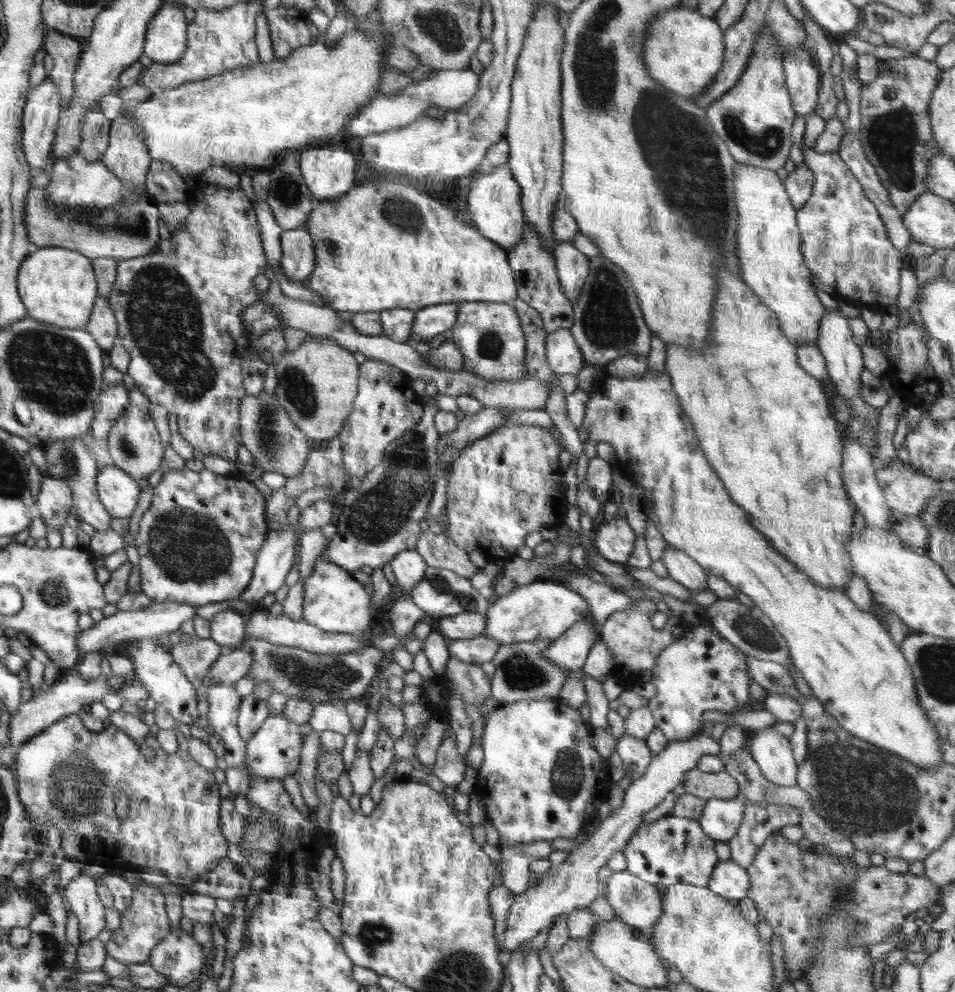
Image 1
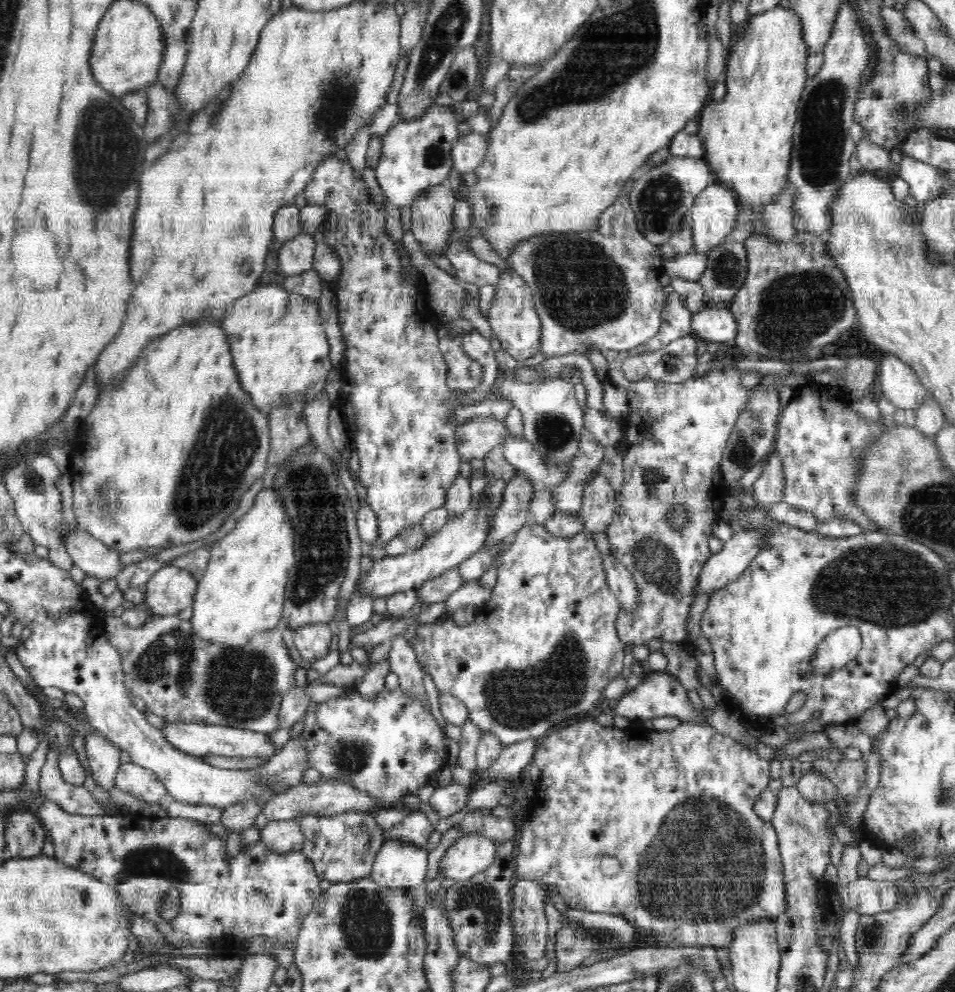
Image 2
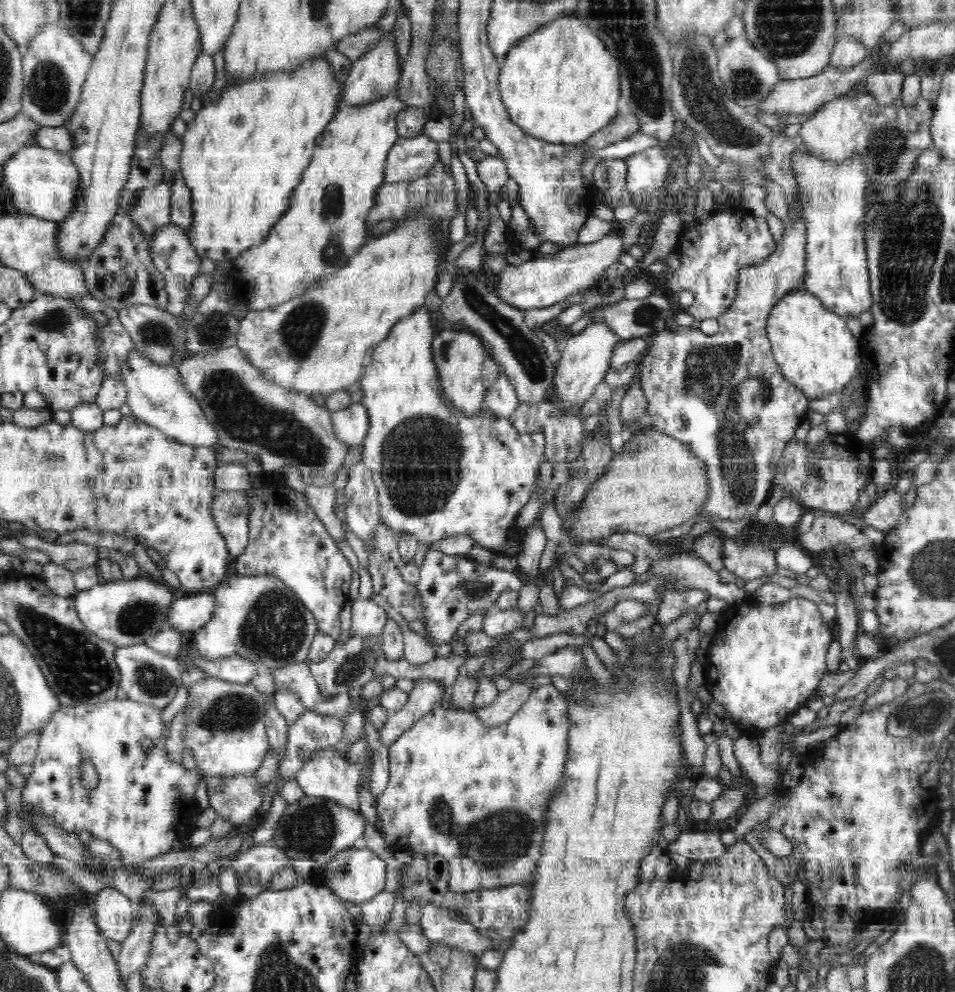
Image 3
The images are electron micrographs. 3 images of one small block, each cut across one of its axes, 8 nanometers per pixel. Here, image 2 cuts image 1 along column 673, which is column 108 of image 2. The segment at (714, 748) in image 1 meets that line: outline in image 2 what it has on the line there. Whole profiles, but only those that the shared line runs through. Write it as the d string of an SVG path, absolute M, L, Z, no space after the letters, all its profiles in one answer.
M89 727L84 737L85 751L95 783L102 788L114 788L121 765L121 749L96 729Z

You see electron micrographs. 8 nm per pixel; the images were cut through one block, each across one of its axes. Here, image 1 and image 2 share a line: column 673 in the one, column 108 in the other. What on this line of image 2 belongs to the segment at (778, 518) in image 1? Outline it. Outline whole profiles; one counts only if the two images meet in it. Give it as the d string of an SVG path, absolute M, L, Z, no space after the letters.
M354 2L350 4L346 4L339 8L326 11L326 12L307 12L306 10L301 10L297 8L296 5L292 5L290 10L281 10L277 14L274 14L270 18L270 21L266 24L266 27L259 36L258 44L252 53L250 62L246 65L245 71L242 72L239 80L236 80L231 85L230 90L230 98L225 100L221 104L221 108L214 112L214 117L211 119L210 124L207 126L207 129L201 133L193 136L189 131L187 133L180 133L175 136L164 156L160 155L160 160L158 162L153 162L144 167L142 171L142 180L140 180L140 192L138 196L138 210L134 212L134 225L133 225L133 236L130 242L130 277L134 281L134 290L130 295L128 301L128 308L126 311L126 316L124 317L122 326L116 335L116 338L110 343L106 345L106 350L99 354L97 358L96 364L94 364L94 371L96 378L96 383L99 388L99 392L109 391L111 386L114 383L117 383L117 380L121 377L121 374L128 370L136 360L138 360L138 356L140 356L140 352L142 352L142 348L152 340L152 338L156 338L156 336L160 336L160 334L168 334L172 328L176 328L176 326L180 326L180 324L192 323L192 320L198 320L199 323L202 319L214 319L214 321L222 322L226 309L237 299L249 292L252 292L254 288L260 284L260 276L262 276L262 272L264 272L264 260L266 260L266 256L268 256L268 250L270 250L270 244L272 244L272 240L274 240L273 235L273 222L274 216L277 210L280 210L283 206L286 205L294 205L294 197L296 194L300 194L306 188L306 184L310 182L311 176L314 174L314 170L318 168L318 164L324 163L324 160L328 160L328 157L334 157L338 150L344 150L344 146L348 144L348 142L352 142L352 136L364 126L364 124L368 124L368 122L372 122L374 116L376 116L376 112L382 108L387 102L387 94L390 92L390 87L392 86L392 82L394 82L394 74L396 74L396 64L398 64L398 60L401 57L401 48L400 48L400 31L401 31L401 17L398 16L395 12L395 8L392 6L387 6L386 4L378 4L377 2Z

